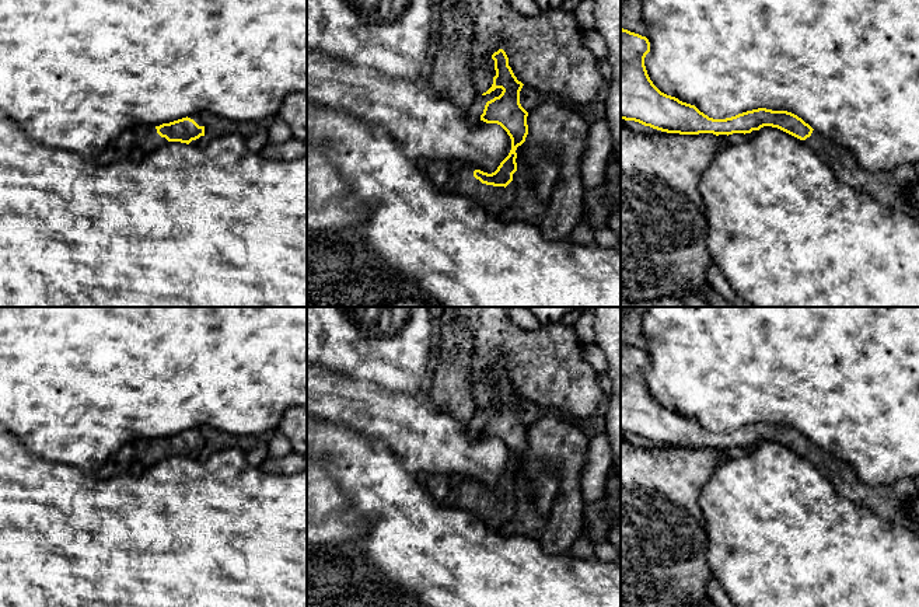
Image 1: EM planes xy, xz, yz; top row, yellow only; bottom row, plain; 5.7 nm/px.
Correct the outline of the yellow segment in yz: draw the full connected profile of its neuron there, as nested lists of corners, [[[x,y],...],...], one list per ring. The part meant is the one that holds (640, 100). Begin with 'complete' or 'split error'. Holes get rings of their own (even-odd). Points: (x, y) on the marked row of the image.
split error; [[[621,28],[621,119],[679,135],[751,133],[763,126],[778,128],[800,140],[834,171],[836,179],[869,193],[873,199],[918,219],[918,209],[906,198],[906,188],[919,182],[913,164],[892,170],[867,171],[852,153],[814,130],[787,111],[758,108],[726,119],[713,119],[695,105],[661,93],[650,80],[644,57],[650,52],[646,36]]]

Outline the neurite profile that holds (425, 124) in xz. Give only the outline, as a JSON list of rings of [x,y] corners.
[[[307,50],[307,102],[338,109],[368,122],[380,136],[389,136],[410,160],[448,160],[455,167],[492,174],[511,150],[511,139],[497,123],[478,121],[472,125],[468,111],[443,97],[429,77],[409,81],[371,67],[332,59]]]

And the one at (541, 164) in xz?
[[[523,143],[517,147],[517,168],[525,165],[528,168],[528,181],[539,202],[545,203],[556,184],[556,157],[541,147],[534,149]]]

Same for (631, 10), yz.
[[[621,0],[621,28],[647,38],[642,17],[642,0]]]

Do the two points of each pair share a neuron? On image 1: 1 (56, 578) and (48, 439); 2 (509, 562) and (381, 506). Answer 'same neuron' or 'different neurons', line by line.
1: different neurons
2: same neuron

